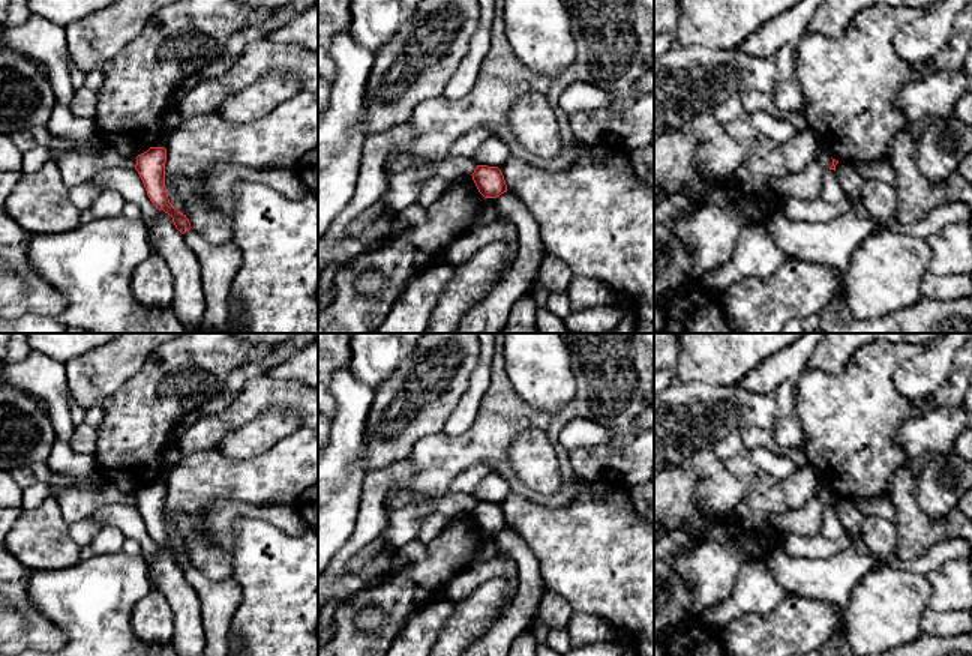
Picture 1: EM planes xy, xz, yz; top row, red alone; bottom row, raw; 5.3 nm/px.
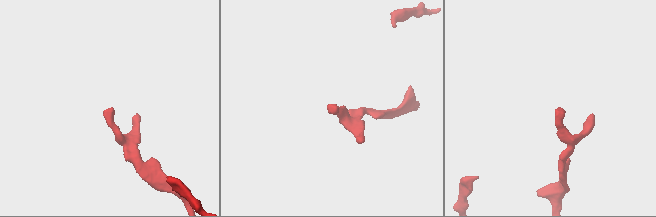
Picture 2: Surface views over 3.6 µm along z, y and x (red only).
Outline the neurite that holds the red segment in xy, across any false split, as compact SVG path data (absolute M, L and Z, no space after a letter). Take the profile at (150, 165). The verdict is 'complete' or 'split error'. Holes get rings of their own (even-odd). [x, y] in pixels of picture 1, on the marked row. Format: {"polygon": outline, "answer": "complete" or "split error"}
{"polygon": "M150 147L135 159L135 170L144 183L150 201L156 206L156 209L164 210L172 218L176 228L182 234L189 231L192 228L189 219L186 215L172 207L165 188L166 149Z", "answer": "complete"}

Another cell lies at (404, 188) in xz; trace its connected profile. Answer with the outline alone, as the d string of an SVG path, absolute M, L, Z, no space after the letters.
M444 158L434 165L410 167L390 176L388 188L384 194L387 213L402 212L417 201L424 180L441 177L452 182L458 177L471 176L477 164L472 159Z

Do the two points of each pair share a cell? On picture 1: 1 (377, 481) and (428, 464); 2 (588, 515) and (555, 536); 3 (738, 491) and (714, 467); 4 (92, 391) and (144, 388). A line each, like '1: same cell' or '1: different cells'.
1: different cells
2: same cell
3: same cell
4: different cells

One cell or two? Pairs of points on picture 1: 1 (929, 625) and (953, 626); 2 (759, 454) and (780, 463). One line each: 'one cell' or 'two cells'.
1: one cell
2: one cell

